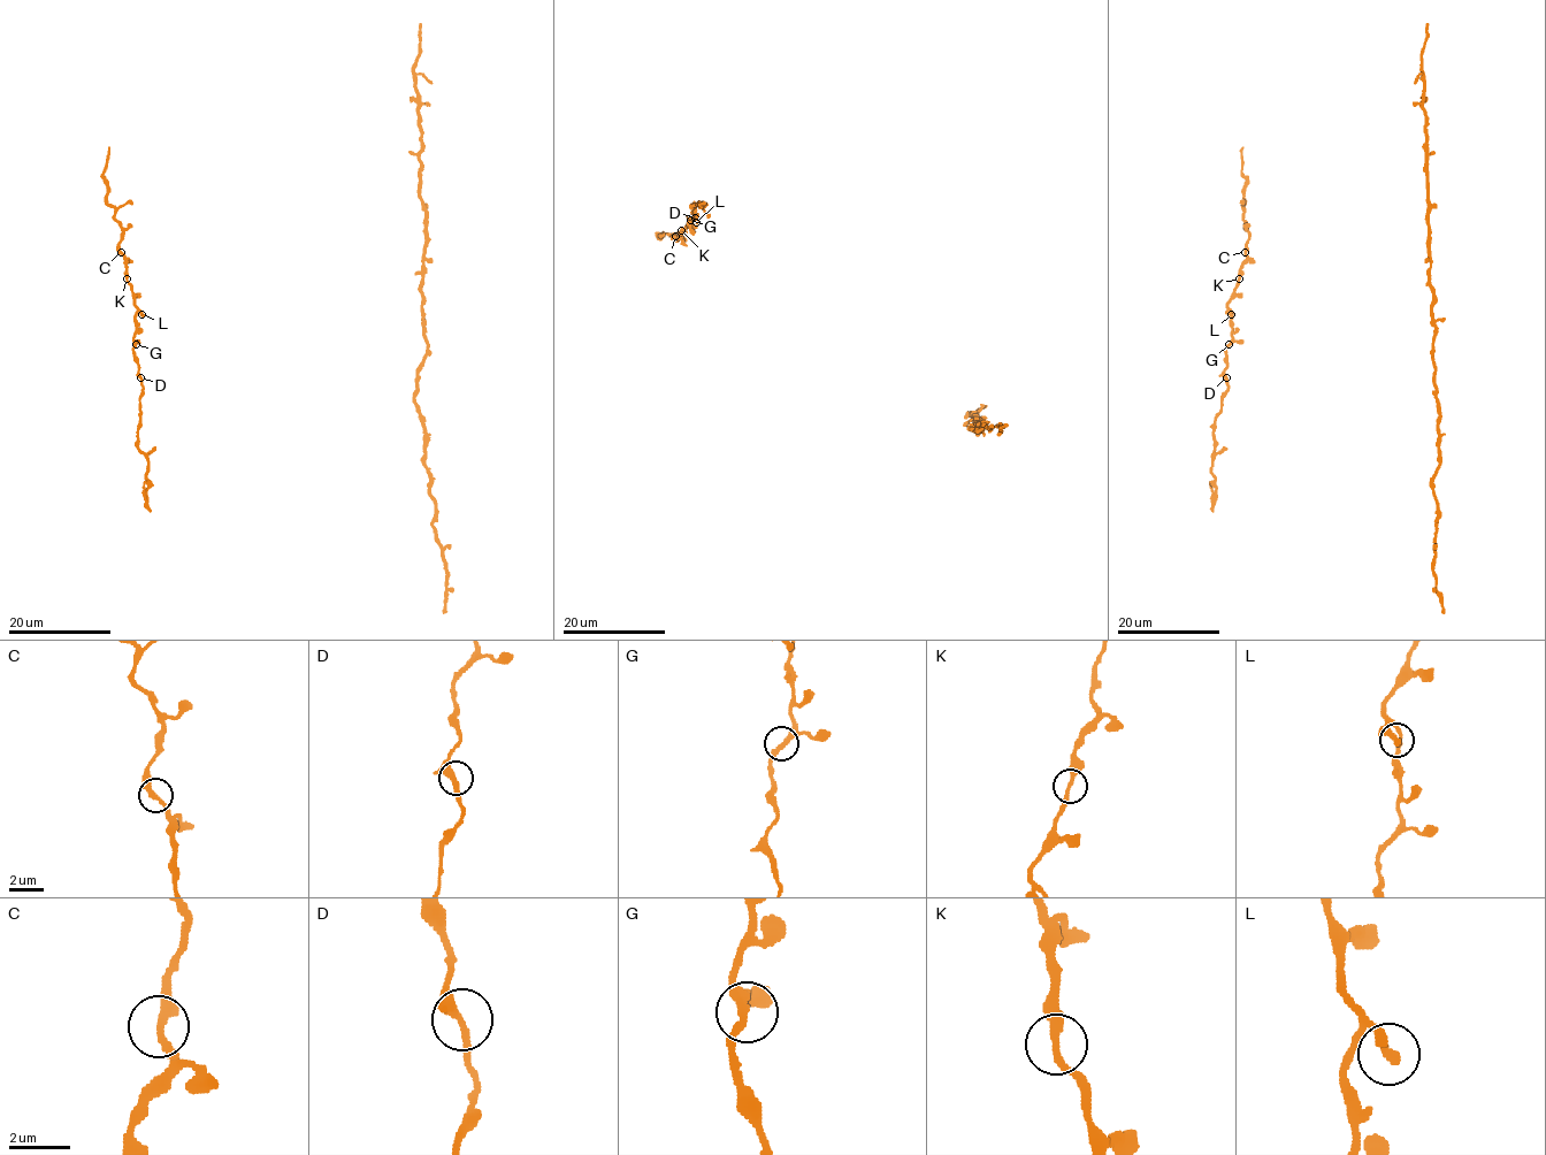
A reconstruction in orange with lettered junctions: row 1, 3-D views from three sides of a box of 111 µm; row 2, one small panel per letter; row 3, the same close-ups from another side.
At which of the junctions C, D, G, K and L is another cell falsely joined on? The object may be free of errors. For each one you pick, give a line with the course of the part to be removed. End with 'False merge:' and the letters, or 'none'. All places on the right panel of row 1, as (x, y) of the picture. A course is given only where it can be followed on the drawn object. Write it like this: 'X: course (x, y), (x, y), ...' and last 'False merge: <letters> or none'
False merge: none

